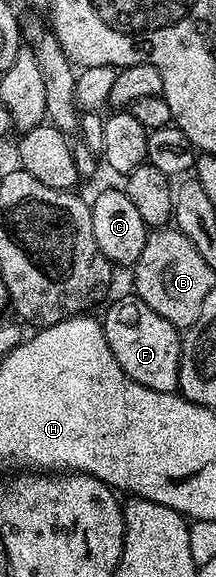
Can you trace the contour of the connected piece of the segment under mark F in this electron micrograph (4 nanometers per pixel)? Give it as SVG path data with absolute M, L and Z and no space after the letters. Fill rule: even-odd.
M135 296L120 298L107 303L108 311L102 317L106 344L114 352L114 360L130 380L150 388L154 392L177 393L180 384L180 340L181 331L170 320L162 320L154 308Z

